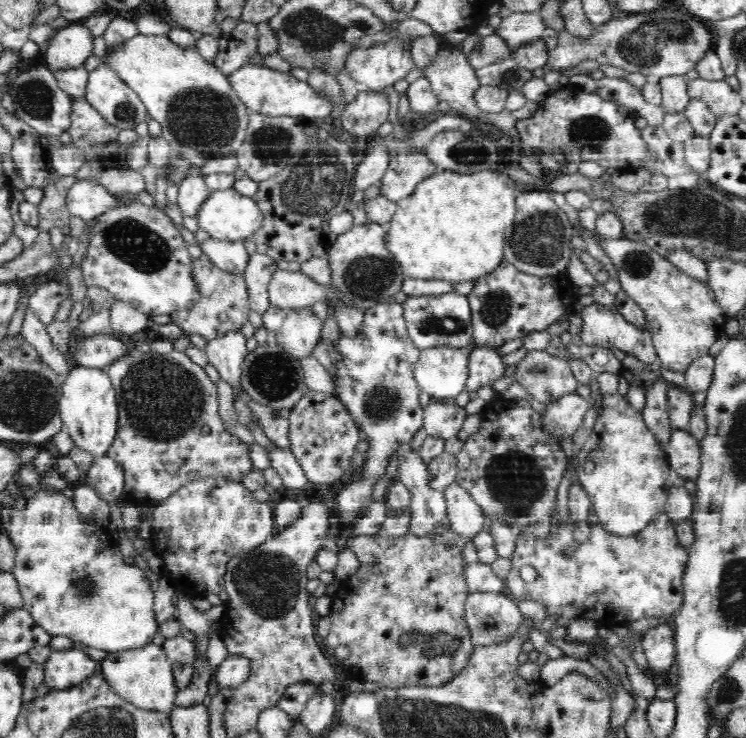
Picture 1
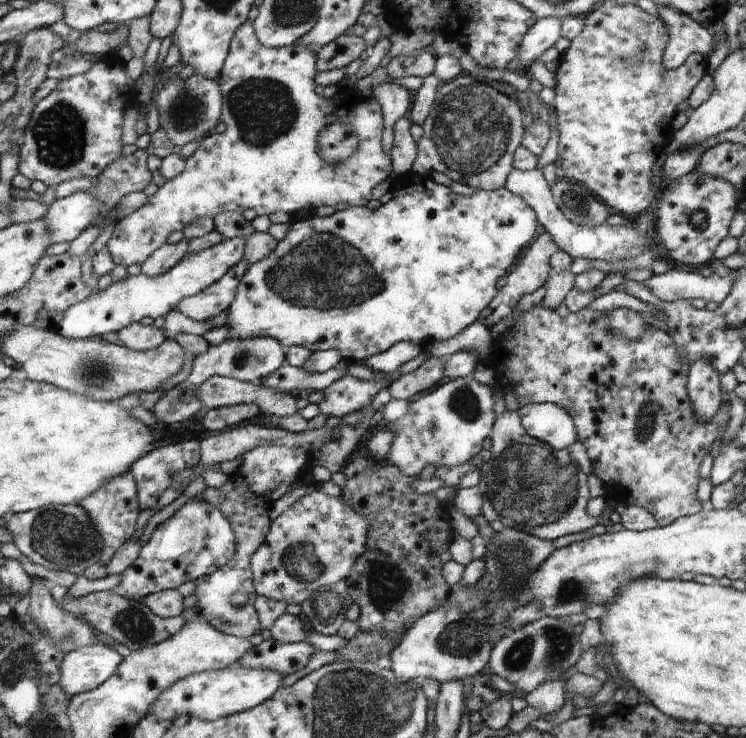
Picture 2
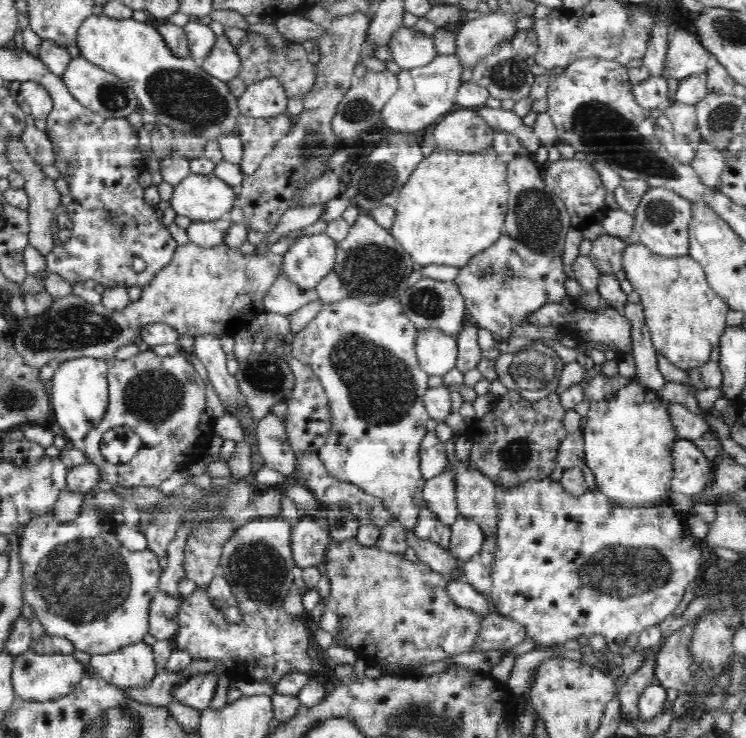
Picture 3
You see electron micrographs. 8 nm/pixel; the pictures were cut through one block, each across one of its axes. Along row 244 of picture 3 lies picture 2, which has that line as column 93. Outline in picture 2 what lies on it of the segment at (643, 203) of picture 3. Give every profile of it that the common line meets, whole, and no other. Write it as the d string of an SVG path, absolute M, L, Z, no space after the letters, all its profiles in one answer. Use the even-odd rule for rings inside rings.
M105 643L75 650L64 659L62 688L71 699L96 690L118 672L125 659L120 652Z

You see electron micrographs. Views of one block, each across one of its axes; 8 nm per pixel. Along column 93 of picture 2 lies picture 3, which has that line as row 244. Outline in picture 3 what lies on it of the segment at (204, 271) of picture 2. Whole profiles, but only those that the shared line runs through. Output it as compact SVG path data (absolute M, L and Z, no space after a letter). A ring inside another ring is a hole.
M326 231L306 235L283 256L282 271L304 289L314 289L333 274L339 241Z

